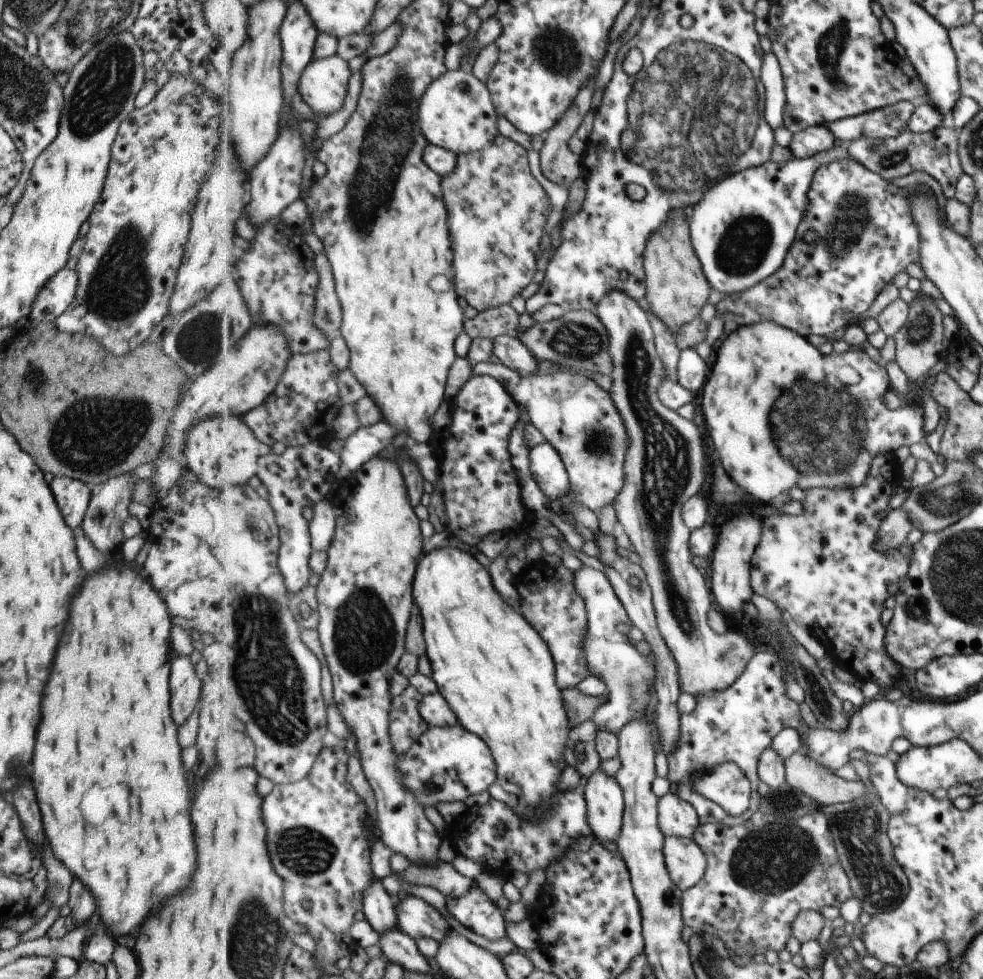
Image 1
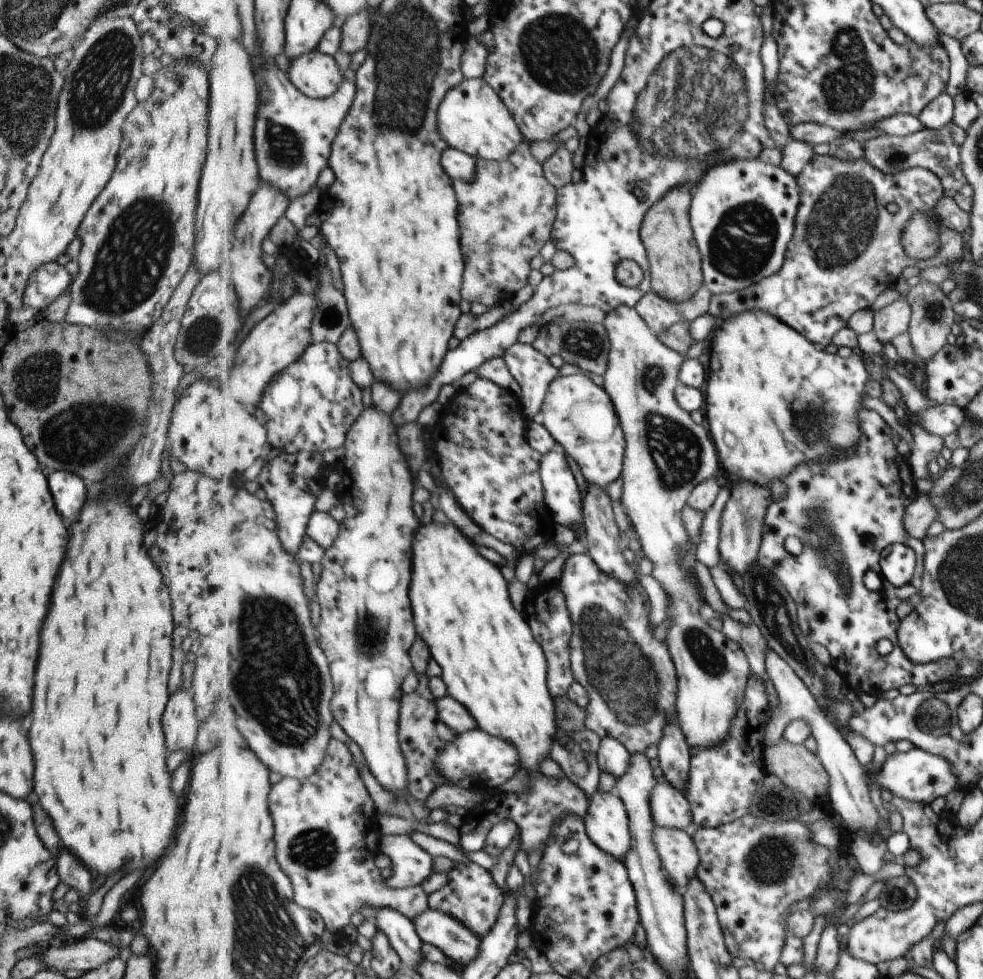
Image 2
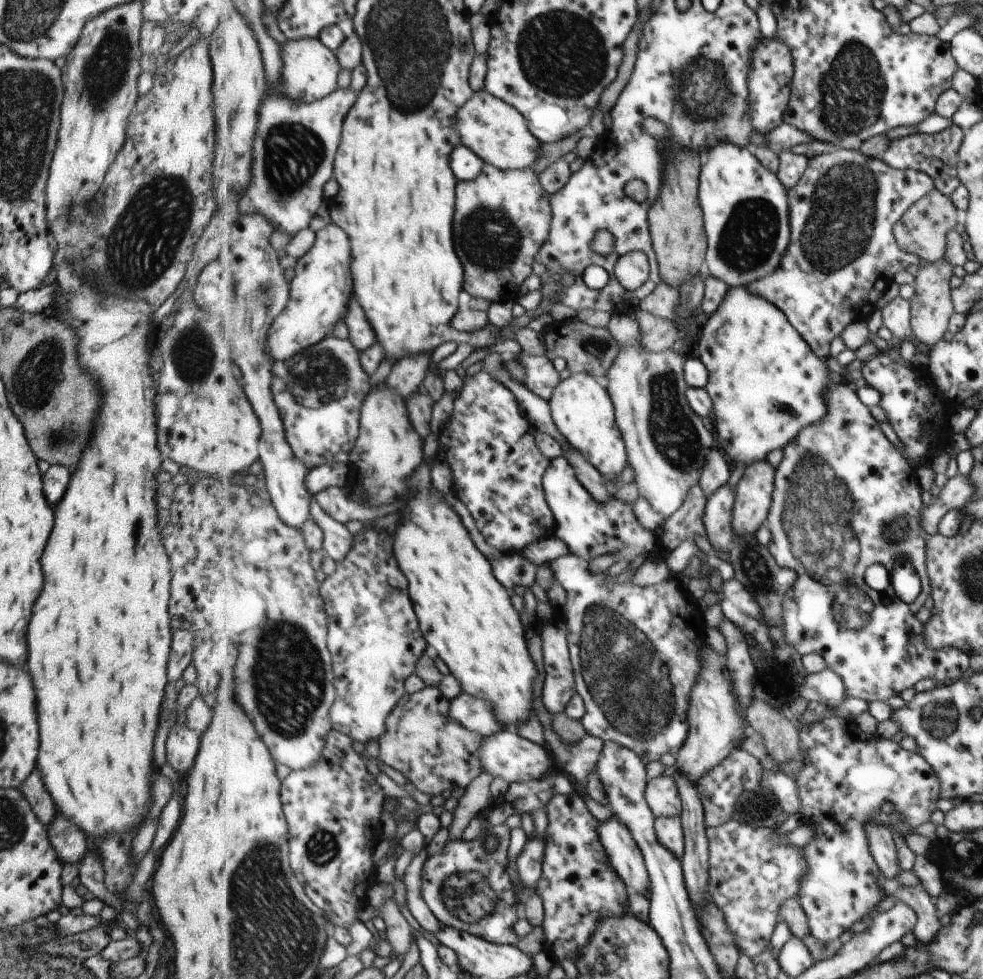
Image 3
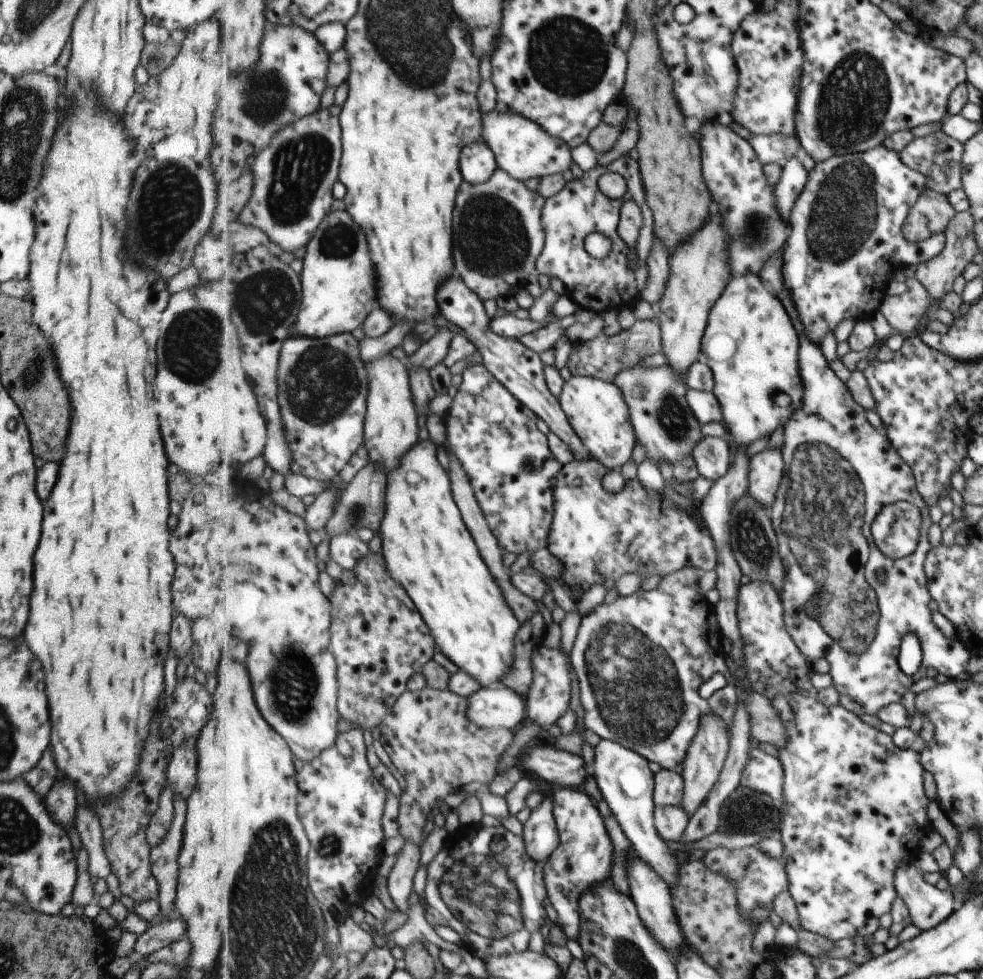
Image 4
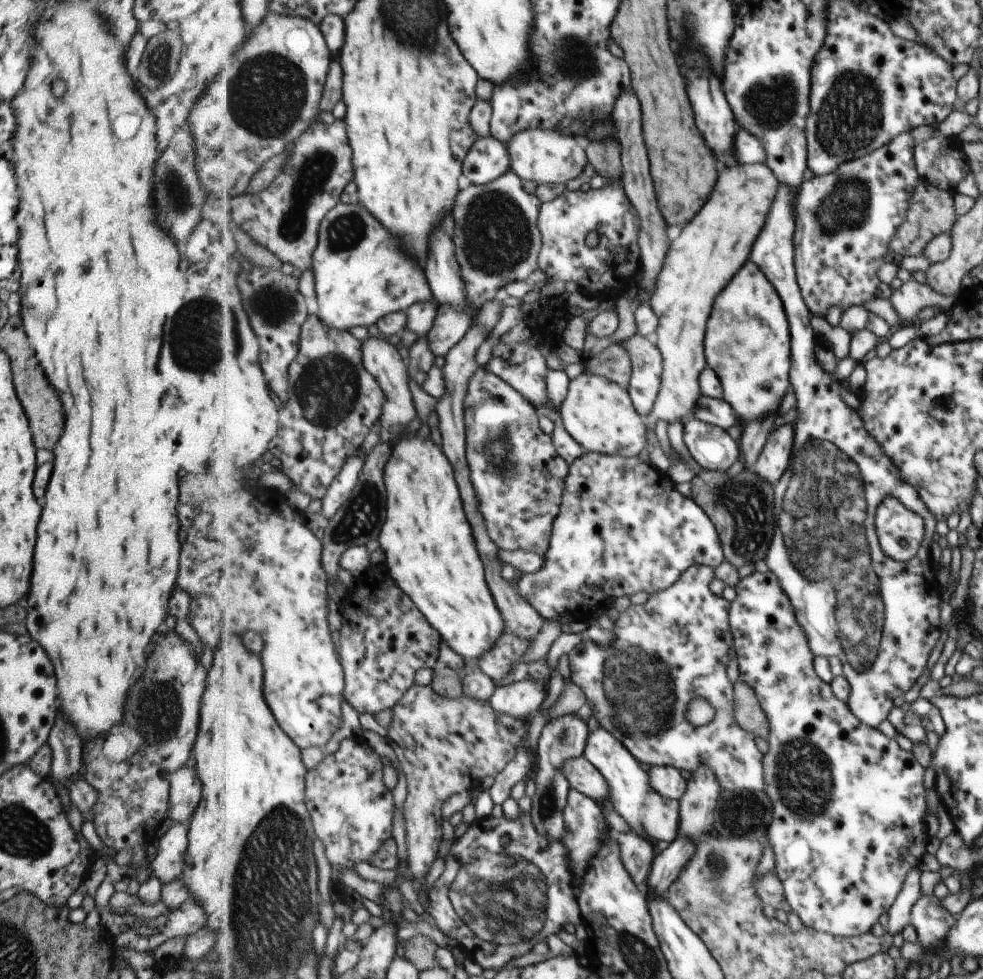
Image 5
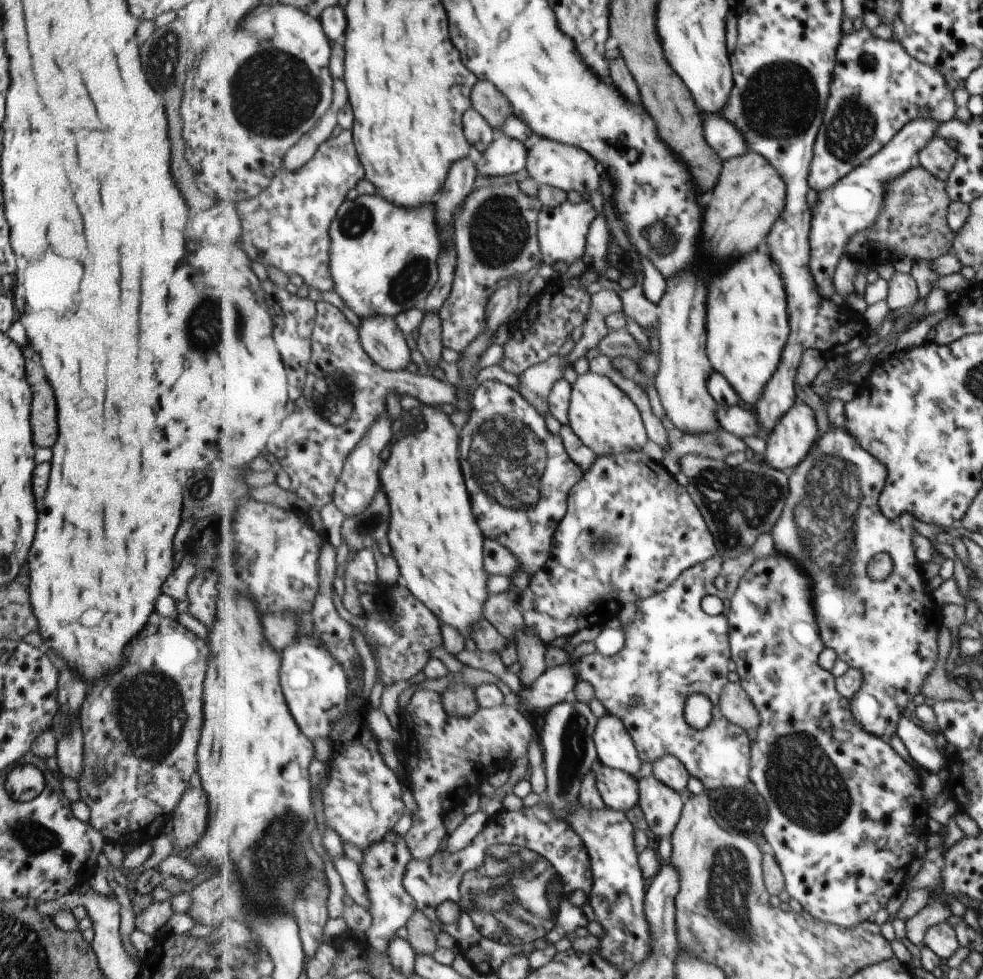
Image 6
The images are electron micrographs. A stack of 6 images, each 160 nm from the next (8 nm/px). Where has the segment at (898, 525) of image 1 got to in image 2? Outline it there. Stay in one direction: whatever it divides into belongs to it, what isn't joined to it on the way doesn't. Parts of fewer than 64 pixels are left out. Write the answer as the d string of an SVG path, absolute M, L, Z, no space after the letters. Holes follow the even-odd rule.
M921 494L911 502L904 514L904 527L916 539L922 539L928 532L930 524L936 519L936 508L929 497Z

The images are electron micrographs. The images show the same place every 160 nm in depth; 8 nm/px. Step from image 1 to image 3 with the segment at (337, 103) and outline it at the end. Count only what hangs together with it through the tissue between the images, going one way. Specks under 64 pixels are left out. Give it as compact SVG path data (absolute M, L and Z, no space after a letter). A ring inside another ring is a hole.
M319 38L287 40L280 45L280 55L284 62L282 85L280 88L287 98L301 103L311 103L324 99L337 88L337 76L341 74L340 59Z

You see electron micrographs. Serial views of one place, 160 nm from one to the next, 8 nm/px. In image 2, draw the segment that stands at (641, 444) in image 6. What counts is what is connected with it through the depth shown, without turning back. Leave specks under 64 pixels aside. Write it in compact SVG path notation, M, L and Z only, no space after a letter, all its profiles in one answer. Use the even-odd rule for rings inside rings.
M584 371L567 376L561 374L552 382L538 419L556 438L559 447L562 447L563 451L567 451L581 465L589 483L601 485L606 489L612 482L615 482L623 475L626 436L624 427L621 426L620 415L617 414L616 405L608 391L603 386L597 386L591 380L591 376Z

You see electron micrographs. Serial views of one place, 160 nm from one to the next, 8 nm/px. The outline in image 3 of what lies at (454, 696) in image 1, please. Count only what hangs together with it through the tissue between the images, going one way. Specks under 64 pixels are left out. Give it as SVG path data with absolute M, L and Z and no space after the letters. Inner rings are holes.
M431 459L427 462L422 462L421 466L415 470L415 474L409 478L409 488L411 490L417 490L417 494L413 492L409 496L409 504L407 508L403 510L403 516L401 516L401 524L397 528L395 534L395 554L397 554L397 562L403 570L403 574L409 578L409 592L413 594L412 601L417 602L415 610L420 620L420 629L422 630L424 637L428 640L428 645L432 646L438 656L447 664L451 674L455 675L459 682L462 684L465 693L470 695L487 699L490 702L490 706L493 705L498 719L509 729L518 728L519 723L524 723L530 714L533 712L531 706L533 706L533 680L537 676L537 666L535 662L531 660L531 654L529 654L529 648L527 648L527 640L525 640L525 628L521 624L521 616L519 612L515 610L513 602L511 602L511 594L509 590L501 584L500 579L495 578L496 573L493 570L493 562L485 558L485 554L475 546L469 530L465 528L461 516L455 512L455 508L443 498L443 495L439 491L433 488L431 484Z

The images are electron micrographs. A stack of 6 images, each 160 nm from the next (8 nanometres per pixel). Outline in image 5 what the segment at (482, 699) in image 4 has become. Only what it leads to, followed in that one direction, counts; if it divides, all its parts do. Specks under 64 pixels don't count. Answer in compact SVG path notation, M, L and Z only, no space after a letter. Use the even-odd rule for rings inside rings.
M529 679L508 685L500 685L489 702L496 712L528 720L547 700L547 685L543 681Z

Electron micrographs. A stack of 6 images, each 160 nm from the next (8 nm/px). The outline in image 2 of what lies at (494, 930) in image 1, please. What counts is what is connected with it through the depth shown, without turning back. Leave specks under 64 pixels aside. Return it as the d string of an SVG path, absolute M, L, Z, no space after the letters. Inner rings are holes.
M455 861L447 873L446 885L428 895L430 908L461 921L478 936L486 937L498 921L506 895L491 872L471 861Z

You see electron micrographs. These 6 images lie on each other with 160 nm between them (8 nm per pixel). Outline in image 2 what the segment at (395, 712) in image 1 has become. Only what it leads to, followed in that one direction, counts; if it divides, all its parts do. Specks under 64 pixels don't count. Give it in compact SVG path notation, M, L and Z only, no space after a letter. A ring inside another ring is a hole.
M419 674L418 677L419 688L403 696L400 708L400 745L408 763L408 790L415 799L425 802L433 790L452 784L447 777L439 776L442 772L438 767L438 759L456 740L457 732L440 717L439 699L430 690L430 678Z

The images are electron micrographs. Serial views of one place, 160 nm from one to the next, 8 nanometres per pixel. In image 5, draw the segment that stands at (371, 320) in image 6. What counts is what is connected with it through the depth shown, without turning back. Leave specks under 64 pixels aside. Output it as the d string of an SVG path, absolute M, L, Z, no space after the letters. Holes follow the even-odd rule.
M381 333L380 336L368 336L363 341L364 365L371 374L374 374L378 378L388 396L388 400L384 406L384 414L379 421L382 424L382 438L385 442L389 442L389 440L399 440L401 428L417 418L417 410L415 410L411 388L409 388L410 372L408 371L408 366L405 366L401 354L399 354L399 345L394 346Z

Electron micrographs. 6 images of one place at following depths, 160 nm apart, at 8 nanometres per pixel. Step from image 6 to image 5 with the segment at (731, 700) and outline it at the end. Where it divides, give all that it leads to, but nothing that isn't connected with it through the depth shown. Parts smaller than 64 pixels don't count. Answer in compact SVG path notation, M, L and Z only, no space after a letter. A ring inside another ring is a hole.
M745 681L735 684L737 698L735 698L734 715L741 728L748 730L754 736L767 740L770 735L770 722L757 698L756 690Z

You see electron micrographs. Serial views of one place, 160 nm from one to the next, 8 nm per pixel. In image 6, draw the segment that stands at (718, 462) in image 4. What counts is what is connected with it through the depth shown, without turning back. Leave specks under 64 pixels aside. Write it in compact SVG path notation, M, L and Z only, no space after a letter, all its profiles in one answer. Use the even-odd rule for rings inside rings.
M677 427L669 431L668 451L662 459L668 468L676 469L679 466L679 459L690 454L717 460L724 460L727 454L733 454L733 452L742 451L749 454L747 444L723 428L716 433L702 435L692 435Z

